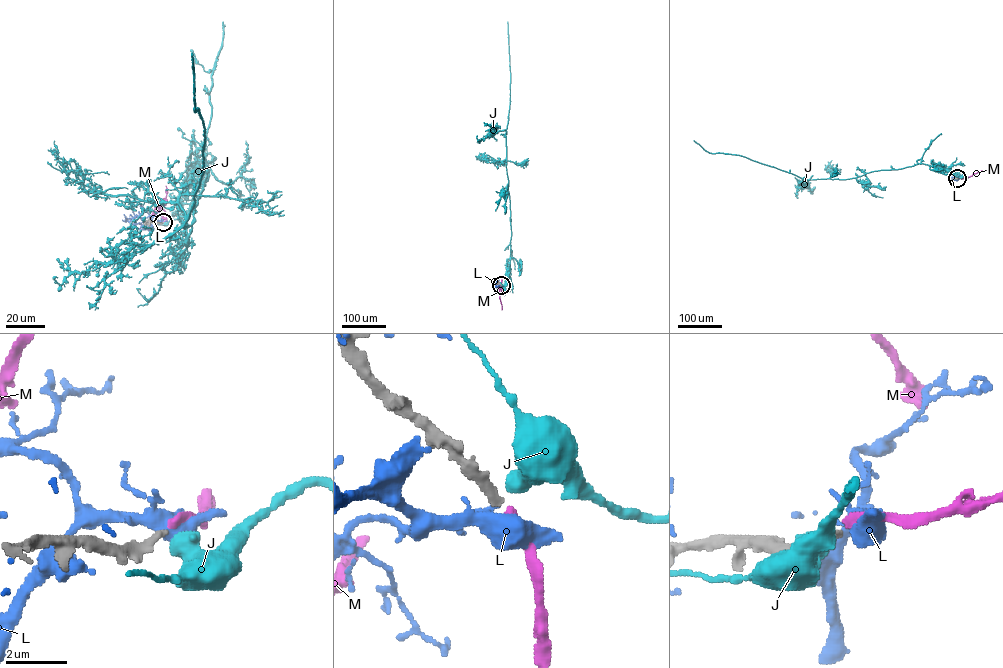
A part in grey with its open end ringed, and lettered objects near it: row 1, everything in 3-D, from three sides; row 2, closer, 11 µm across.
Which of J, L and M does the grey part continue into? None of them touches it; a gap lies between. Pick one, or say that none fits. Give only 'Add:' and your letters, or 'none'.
Add: M

